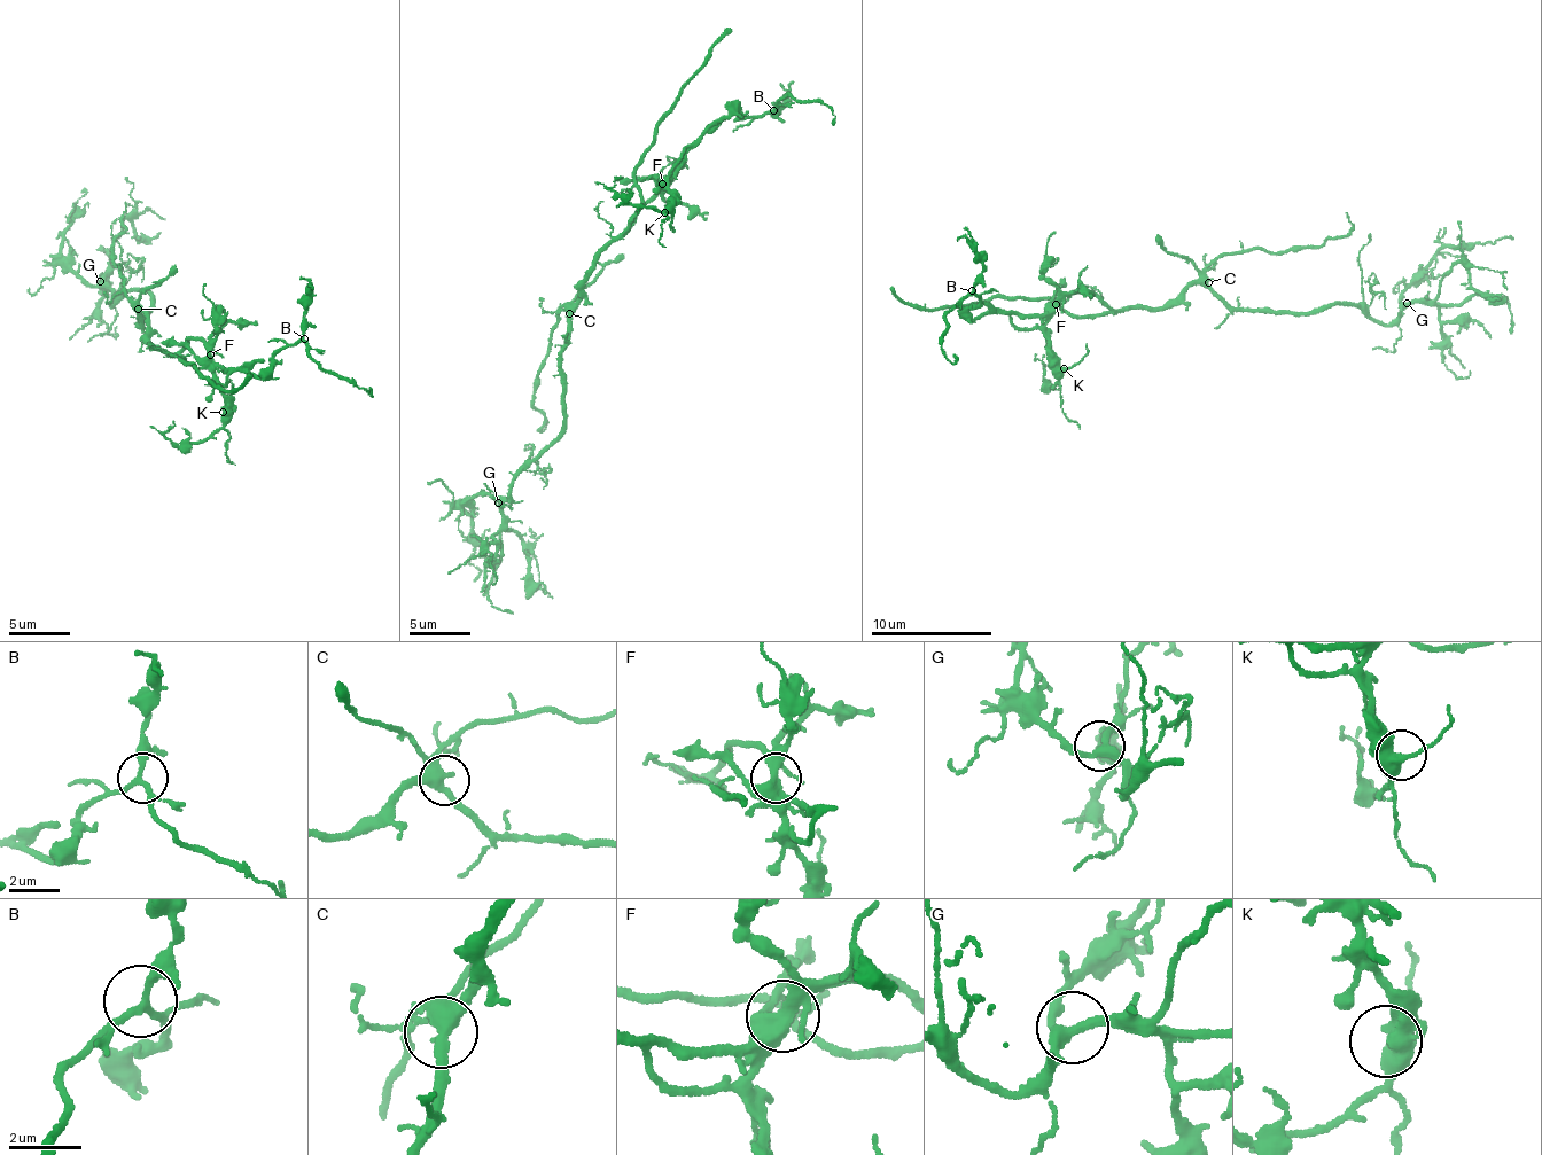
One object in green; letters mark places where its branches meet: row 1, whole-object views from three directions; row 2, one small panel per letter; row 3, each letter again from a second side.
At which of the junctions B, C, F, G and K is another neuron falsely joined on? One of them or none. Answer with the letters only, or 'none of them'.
none of them

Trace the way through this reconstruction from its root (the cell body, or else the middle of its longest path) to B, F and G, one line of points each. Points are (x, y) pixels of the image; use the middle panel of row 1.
B: (581, 295), (593, 260), (628, 229), (632, 215), (705, 137), (724, 119), (773, 110)
F: (581, 295), (593, 260), (628, 229), (632, 215), (662, 185)
G: (581, 295), (571, 315), (569, 340), (562, 348), (565, 428), (518, 474), (511, 489), (511, 498), (498, 502)

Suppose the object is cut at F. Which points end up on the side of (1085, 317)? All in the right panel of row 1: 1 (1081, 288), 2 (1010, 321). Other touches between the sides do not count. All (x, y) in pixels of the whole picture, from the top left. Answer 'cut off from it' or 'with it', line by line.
1: cut off from it
2: cut off from it

